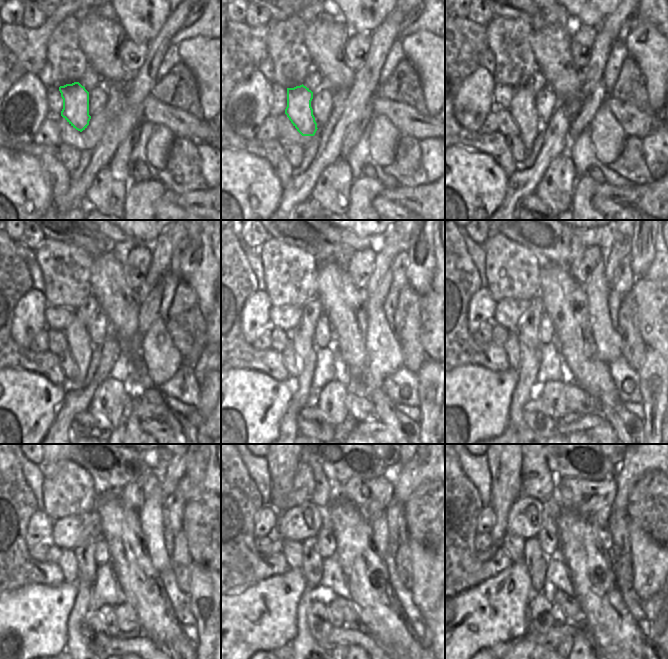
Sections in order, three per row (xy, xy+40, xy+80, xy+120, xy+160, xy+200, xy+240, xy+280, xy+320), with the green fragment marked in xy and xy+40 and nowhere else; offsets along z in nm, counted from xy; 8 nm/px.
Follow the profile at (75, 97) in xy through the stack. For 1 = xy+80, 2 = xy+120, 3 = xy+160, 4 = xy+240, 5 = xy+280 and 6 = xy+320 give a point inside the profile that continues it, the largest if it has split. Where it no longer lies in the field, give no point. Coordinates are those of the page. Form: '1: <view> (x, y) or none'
1: xy+80 (522, 108)
2: xy+120 (79, 343)
3: xy+160 (304, 346)
4: xy+240 (75, 645)
5: xy+280 (304, 646)
6: xy+320 (522, 647)

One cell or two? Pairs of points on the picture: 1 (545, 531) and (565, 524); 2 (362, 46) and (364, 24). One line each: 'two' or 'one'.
1: two
2: two

